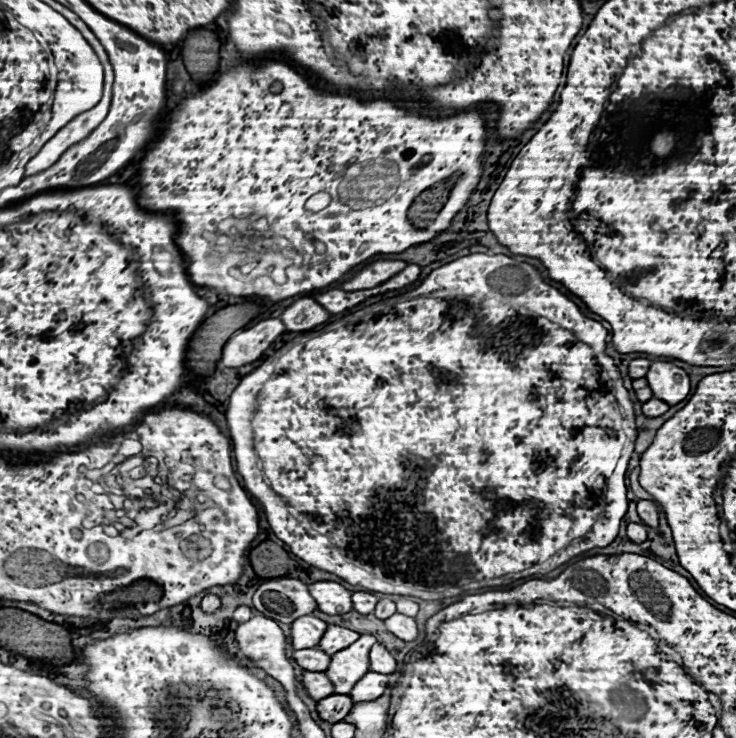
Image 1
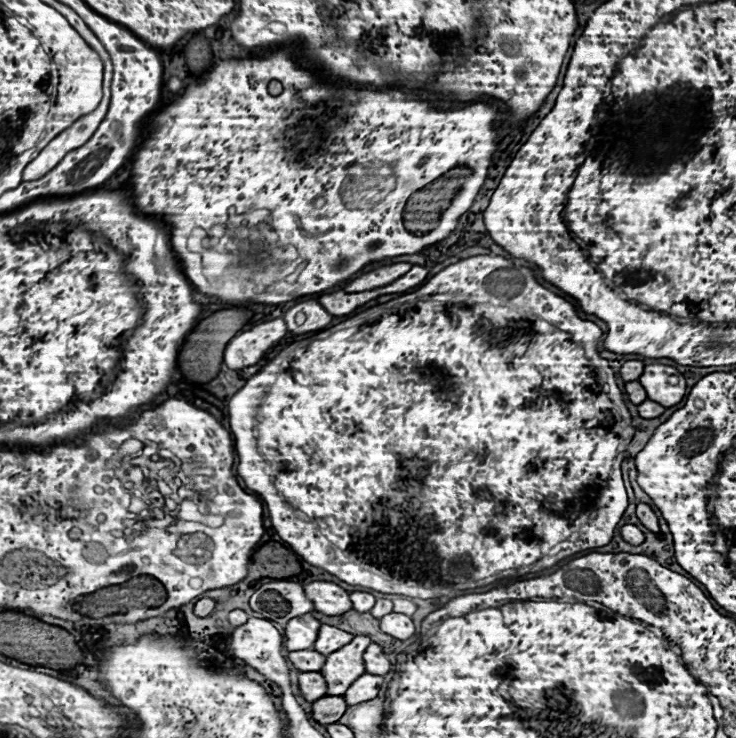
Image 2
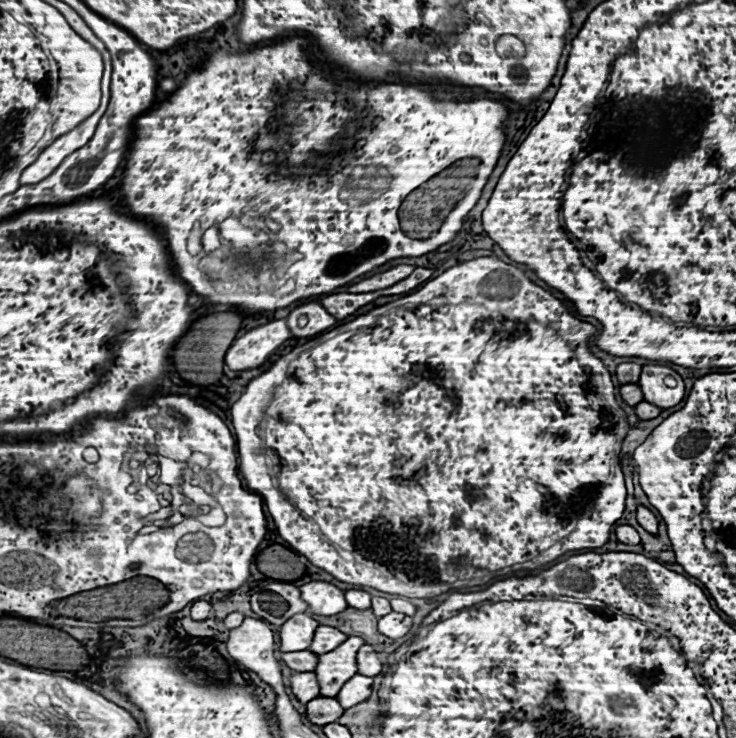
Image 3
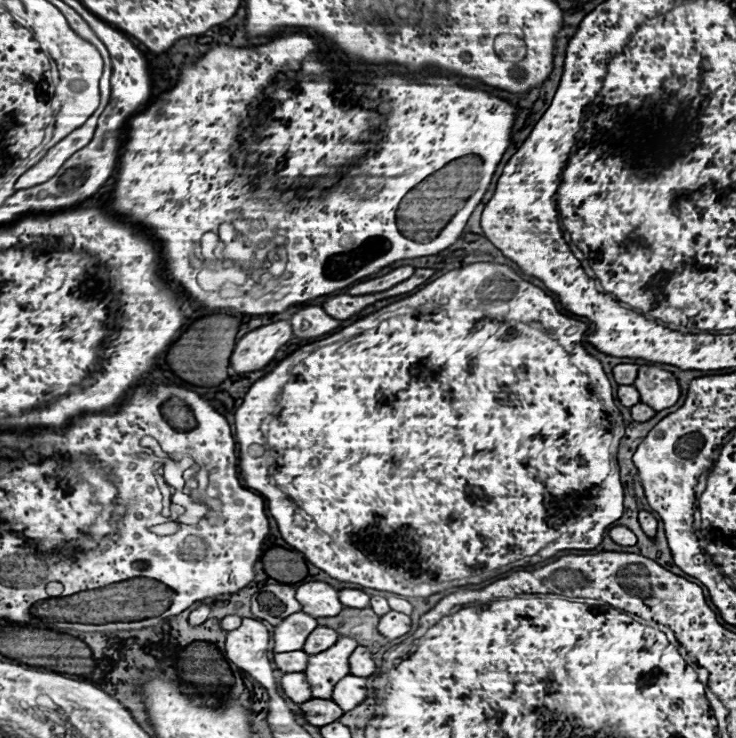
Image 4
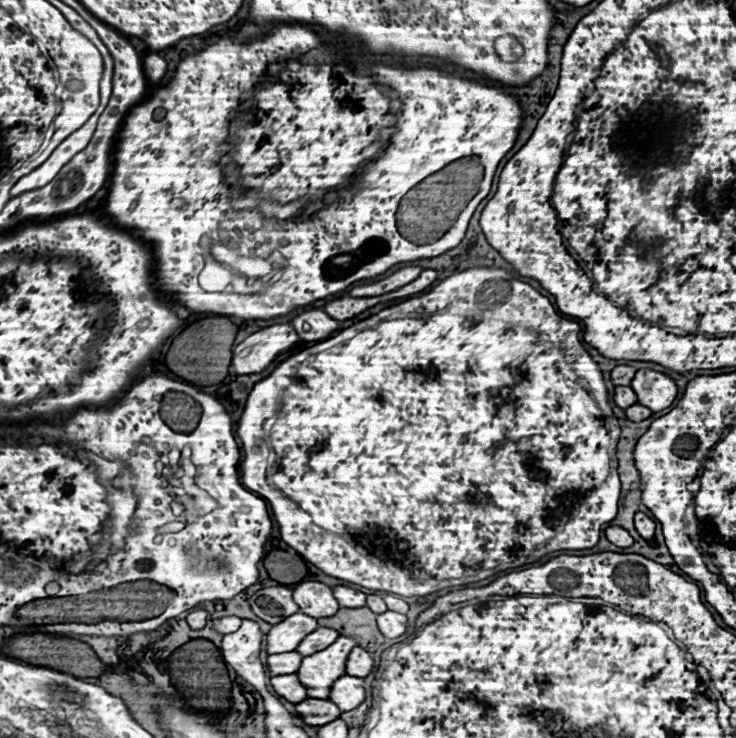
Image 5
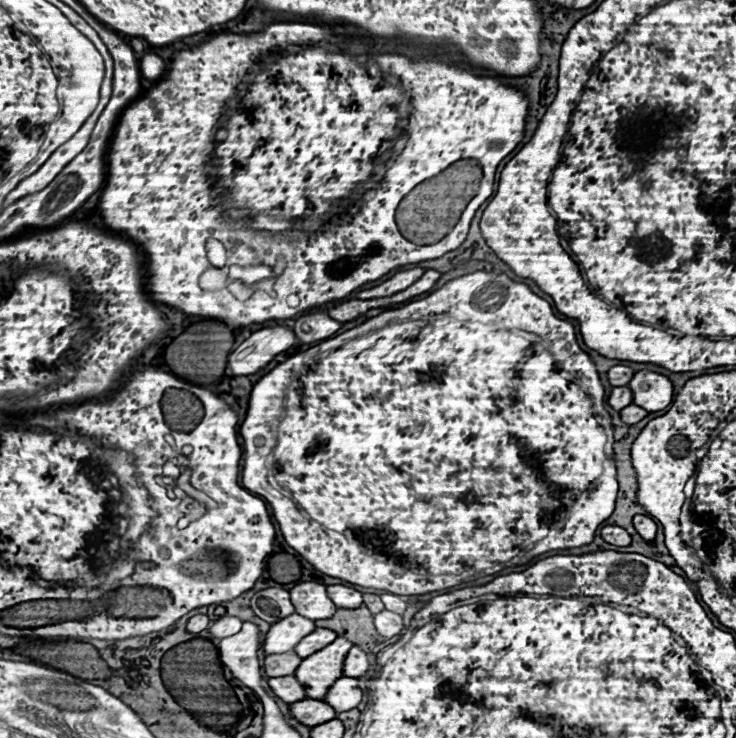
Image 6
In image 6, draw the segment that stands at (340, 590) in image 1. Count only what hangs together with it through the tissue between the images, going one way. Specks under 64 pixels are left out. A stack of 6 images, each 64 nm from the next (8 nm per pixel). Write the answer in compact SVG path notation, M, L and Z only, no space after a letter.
M300 582L290 590L292 604L296 612L310 618L310 620L326 620L332 618L338 610L330 600L326 586L318 582Z

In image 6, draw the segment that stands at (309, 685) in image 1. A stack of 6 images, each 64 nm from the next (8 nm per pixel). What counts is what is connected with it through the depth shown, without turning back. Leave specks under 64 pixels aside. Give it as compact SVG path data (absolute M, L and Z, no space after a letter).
M278 676L278 678L270 678L268 680L272 692L282 698L284 702L292 704L294 700L304 700L306 692L302 688L302 684L298 684L298 680L294 676Z

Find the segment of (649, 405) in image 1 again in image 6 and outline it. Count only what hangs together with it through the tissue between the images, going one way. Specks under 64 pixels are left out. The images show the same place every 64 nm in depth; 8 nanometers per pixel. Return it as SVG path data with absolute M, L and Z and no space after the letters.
M630 404L630 406L622 408L622 410L620 410L620 414L622 414L622 420L624 420L626 424L636 424L636 422L640 422L642 418L646 418L646 416L648 416L648 412L646 412L644 408L636 406L636 404Z

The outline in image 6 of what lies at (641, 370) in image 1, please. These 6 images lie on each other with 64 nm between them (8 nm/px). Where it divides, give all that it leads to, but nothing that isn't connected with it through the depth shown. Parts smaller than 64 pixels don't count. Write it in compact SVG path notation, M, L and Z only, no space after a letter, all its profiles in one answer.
M614 366L608 370L608 380L610 384L628 384L628 380L634 376L634 372L628 366Z

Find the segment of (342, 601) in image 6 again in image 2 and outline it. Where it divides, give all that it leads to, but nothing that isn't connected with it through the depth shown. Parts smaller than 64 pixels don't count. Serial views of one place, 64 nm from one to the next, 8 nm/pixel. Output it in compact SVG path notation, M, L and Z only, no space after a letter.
M352 592L350 600L352 600L352 606L356 612L370 612L376 604L376 598L368 592Z

